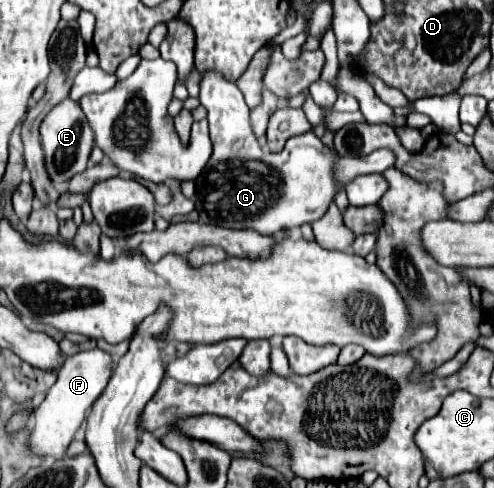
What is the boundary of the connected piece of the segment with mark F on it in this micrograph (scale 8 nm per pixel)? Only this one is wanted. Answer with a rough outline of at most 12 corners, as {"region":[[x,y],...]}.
{"region":[[100,349],[66,357],[34,409],[30,449],[62,459],[112,375]]}

